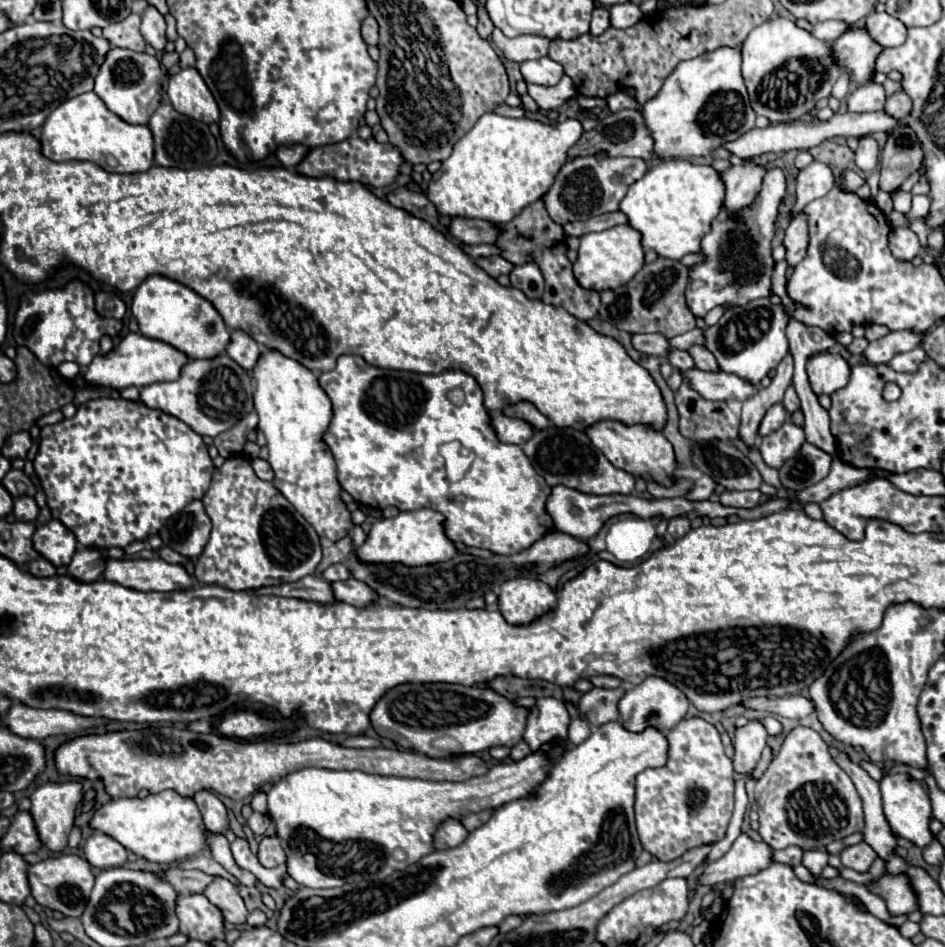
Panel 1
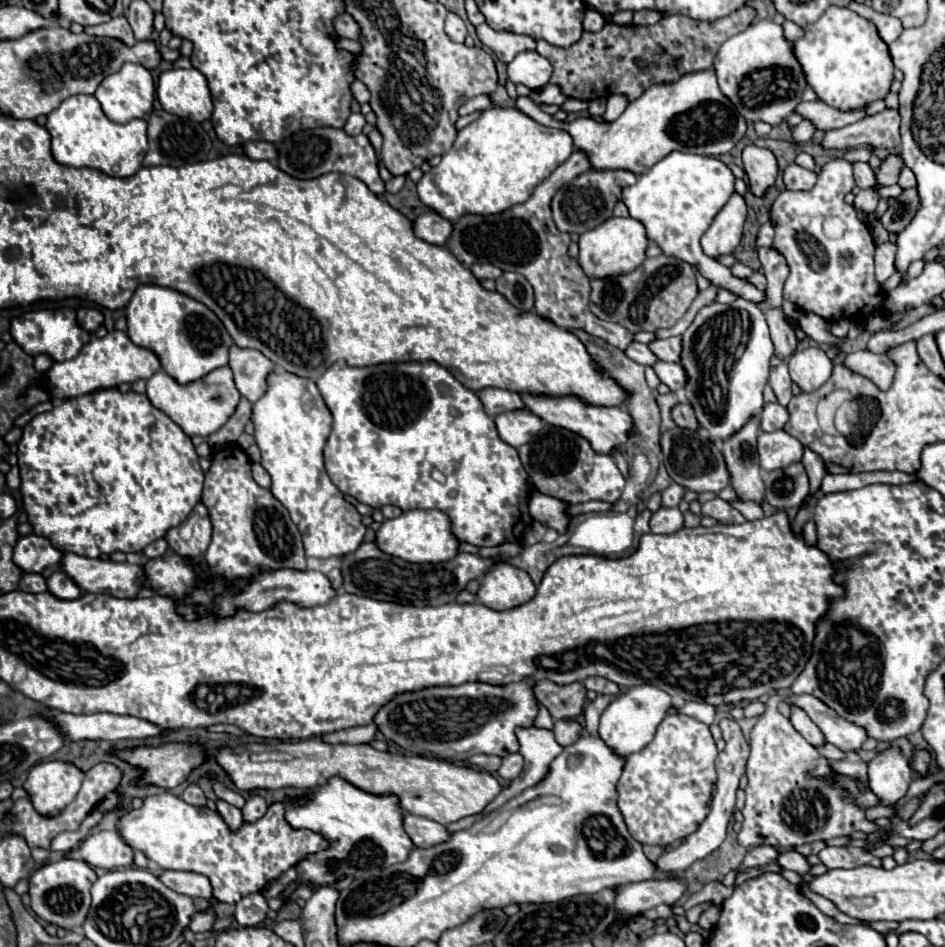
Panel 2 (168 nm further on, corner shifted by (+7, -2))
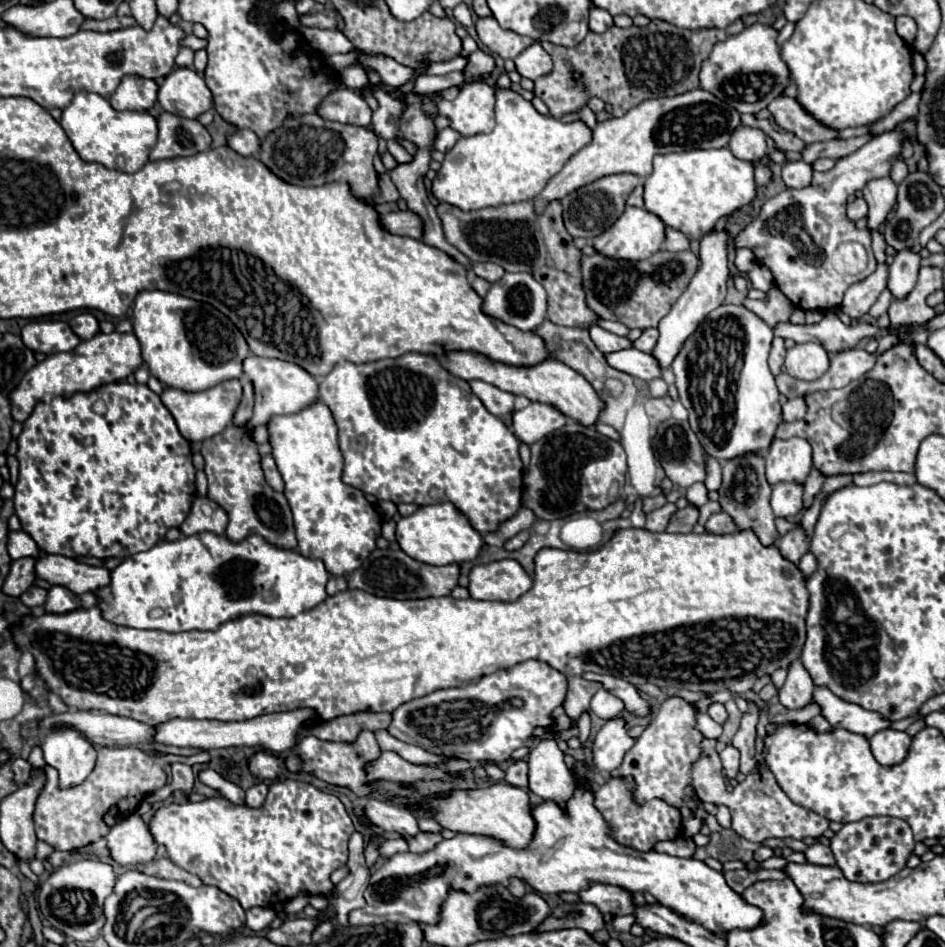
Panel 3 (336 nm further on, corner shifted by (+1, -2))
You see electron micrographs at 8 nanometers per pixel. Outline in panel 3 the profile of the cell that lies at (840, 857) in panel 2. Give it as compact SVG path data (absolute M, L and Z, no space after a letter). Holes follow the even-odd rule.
M815 843L811 847L807 847L807 851L803 853L807 863L815 863L815 865L833 865L833 855L829 851L829 847Z

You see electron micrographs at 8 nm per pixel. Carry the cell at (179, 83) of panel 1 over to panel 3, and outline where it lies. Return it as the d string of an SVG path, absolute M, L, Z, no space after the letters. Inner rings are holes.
M187 67L173 69L159 87L159 105L175 115L195 119L213 107L213 95L205 79Z

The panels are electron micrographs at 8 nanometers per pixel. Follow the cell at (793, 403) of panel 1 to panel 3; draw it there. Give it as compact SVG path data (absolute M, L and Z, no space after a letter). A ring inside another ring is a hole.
M775 337L771 343L771 353L769 353L769 369L773 375L781 371L783 359L785 359L785 343L781 337Z

